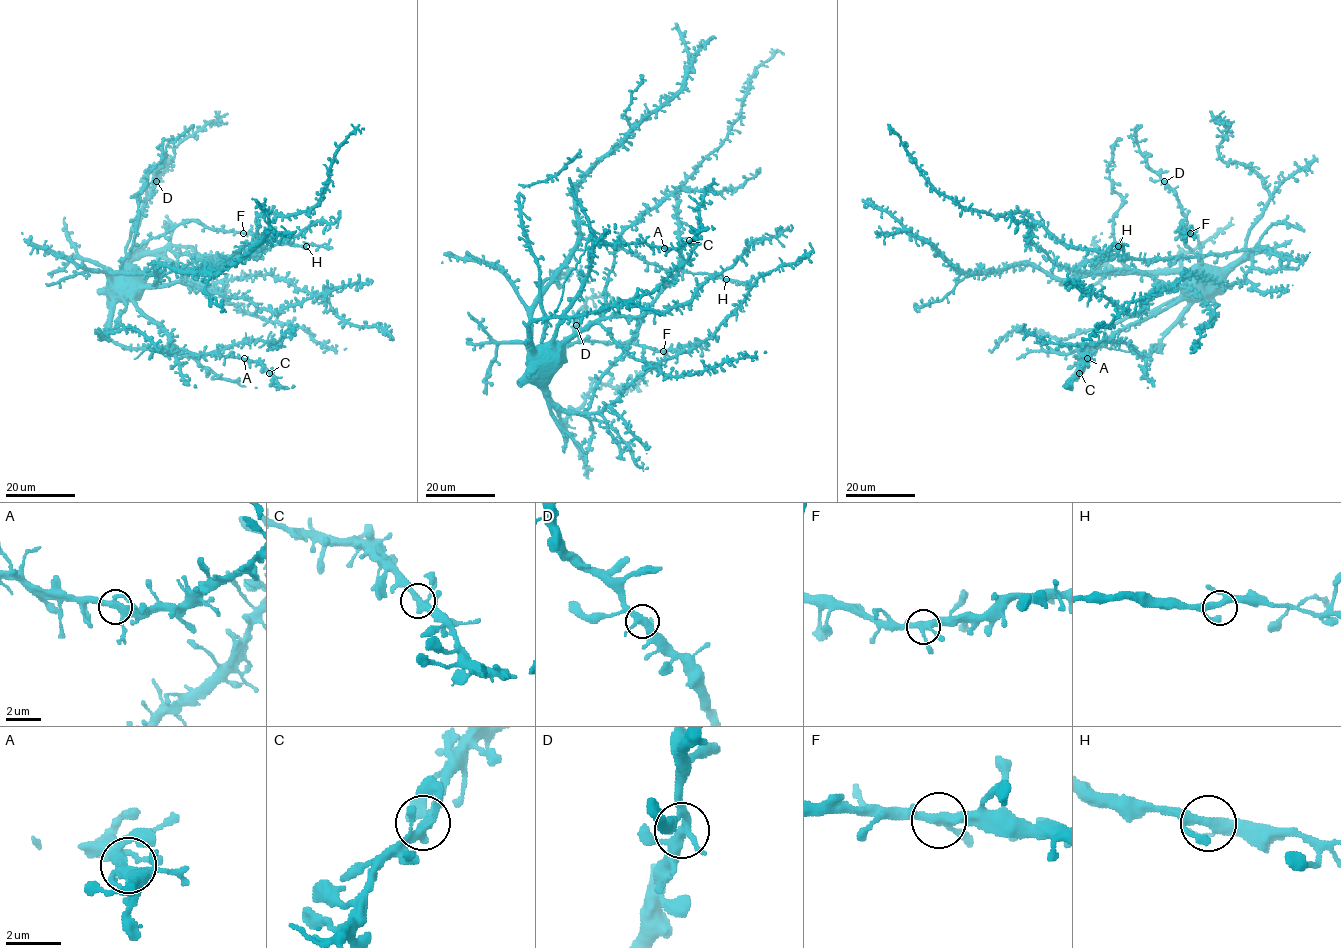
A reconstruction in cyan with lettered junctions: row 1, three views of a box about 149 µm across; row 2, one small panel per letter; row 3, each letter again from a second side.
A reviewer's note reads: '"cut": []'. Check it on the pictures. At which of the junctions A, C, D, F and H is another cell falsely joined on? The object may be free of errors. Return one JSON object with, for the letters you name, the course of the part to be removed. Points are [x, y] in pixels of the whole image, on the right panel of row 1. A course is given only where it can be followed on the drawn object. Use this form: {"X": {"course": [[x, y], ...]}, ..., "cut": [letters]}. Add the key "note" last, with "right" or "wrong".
{"cut": [], "note": "right"}

